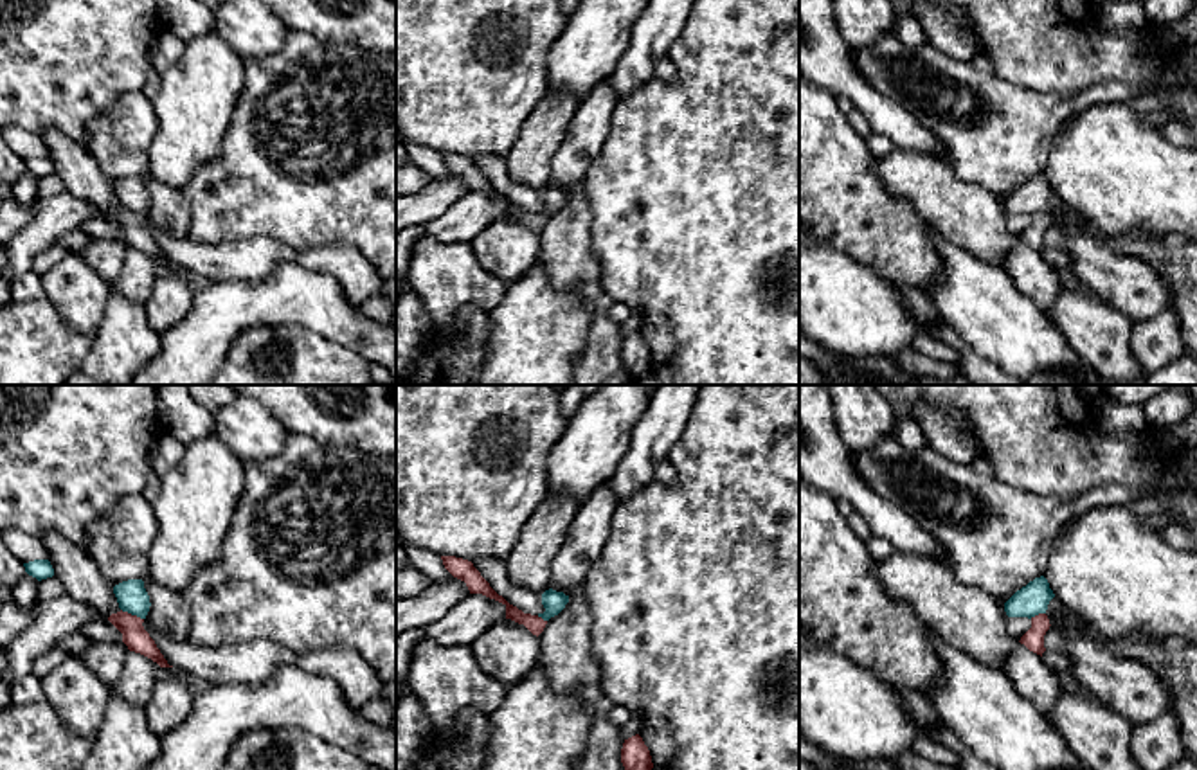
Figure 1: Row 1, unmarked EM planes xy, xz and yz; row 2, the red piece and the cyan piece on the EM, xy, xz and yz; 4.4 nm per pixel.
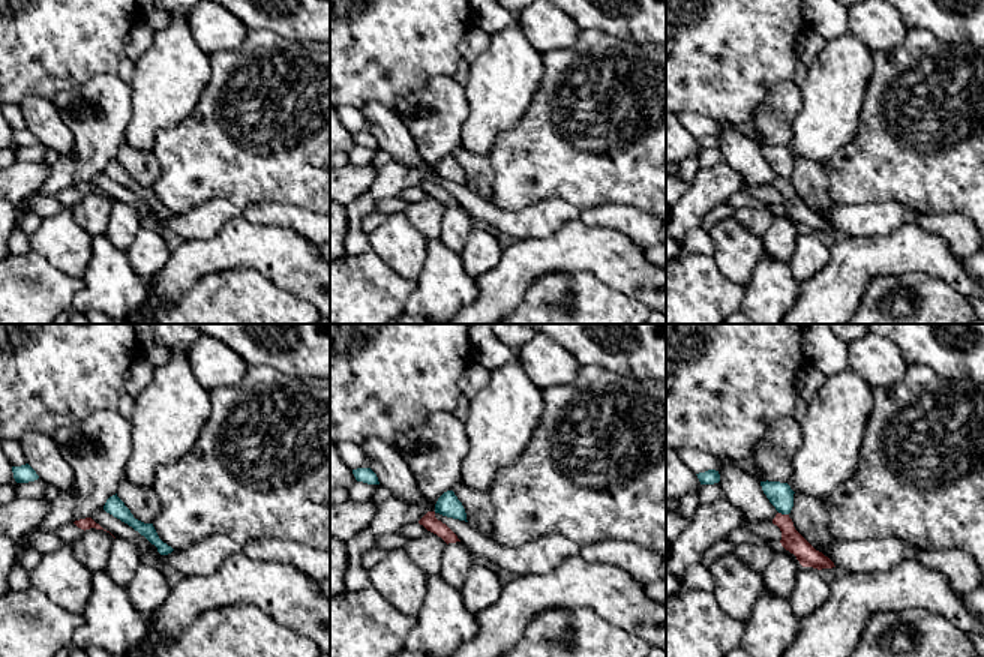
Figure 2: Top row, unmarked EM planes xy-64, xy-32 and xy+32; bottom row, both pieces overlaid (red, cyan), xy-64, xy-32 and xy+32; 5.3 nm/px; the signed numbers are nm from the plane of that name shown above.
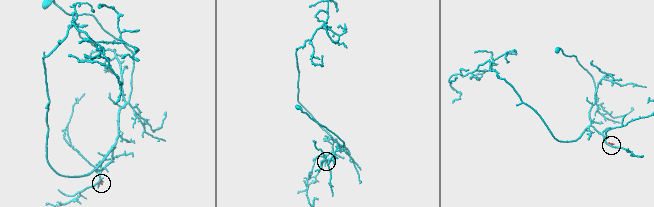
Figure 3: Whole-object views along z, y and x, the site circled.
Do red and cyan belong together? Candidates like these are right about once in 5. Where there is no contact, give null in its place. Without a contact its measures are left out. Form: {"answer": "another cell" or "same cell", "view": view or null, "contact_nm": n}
{"answer": "another cell", "view": "xy", "contact_nm": 120}

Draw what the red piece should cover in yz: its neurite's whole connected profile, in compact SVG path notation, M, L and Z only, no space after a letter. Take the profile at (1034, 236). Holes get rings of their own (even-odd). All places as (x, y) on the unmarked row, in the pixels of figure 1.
M1039 210L1031 214L1031 225L1021 234L1021 241L1024 241L1030 248L1042 254L1046 248L1044 245L1044 232L1049 227L1049 216L1046 210Z

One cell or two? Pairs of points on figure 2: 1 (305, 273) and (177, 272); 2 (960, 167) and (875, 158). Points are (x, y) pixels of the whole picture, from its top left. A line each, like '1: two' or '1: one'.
1: one
2: one

